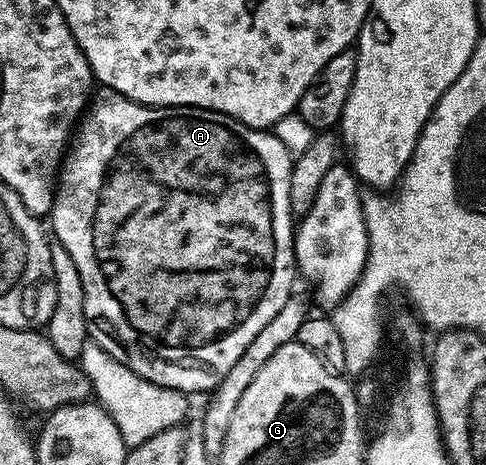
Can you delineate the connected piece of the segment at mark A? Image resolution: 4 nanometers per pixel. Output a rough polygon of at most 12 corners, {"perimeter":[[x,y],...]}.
{"perimeter":[[99,87],[52,235],[86,334],[209,393],[292,299],[273,131]]}

